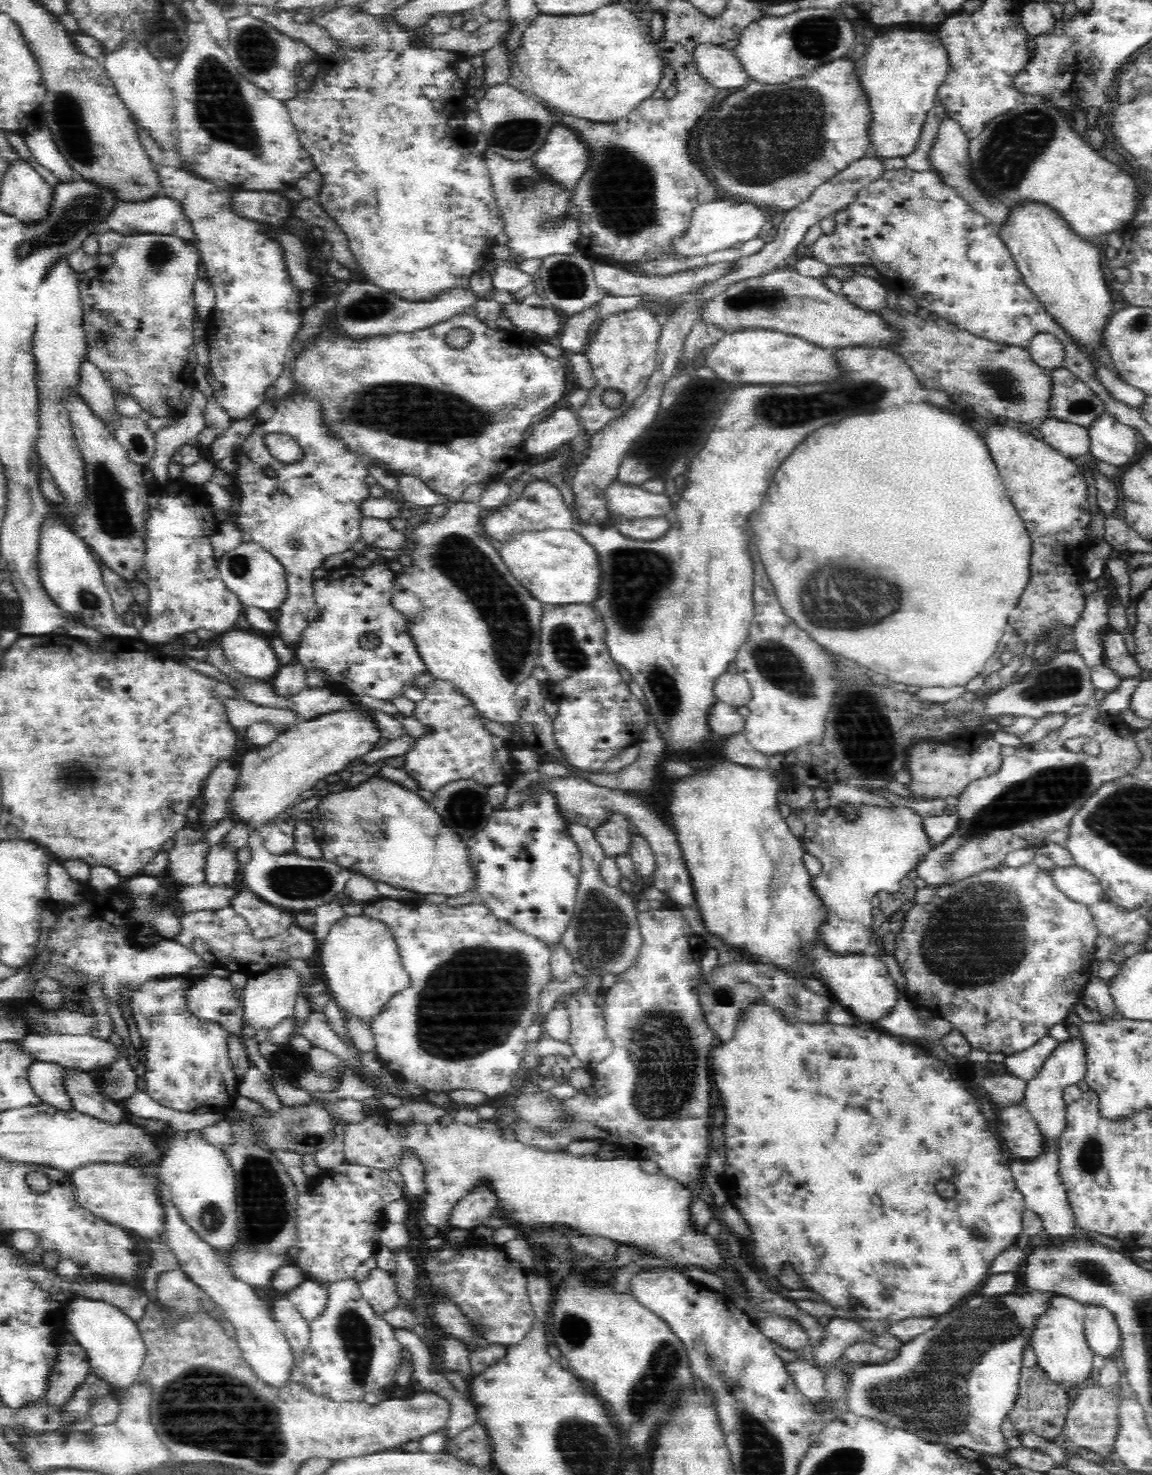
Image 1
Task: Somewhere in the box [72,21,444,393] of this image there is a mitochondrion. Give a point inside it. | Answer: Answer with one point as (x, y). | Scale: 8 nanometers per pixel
(220, 108)

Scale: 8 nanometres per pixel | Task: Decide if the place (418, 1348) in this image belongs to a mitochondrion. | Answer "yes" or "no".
no

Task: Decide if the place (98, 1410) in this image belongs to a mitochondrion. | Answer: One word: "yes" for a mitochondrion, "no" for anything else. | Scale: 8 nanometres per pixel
no

